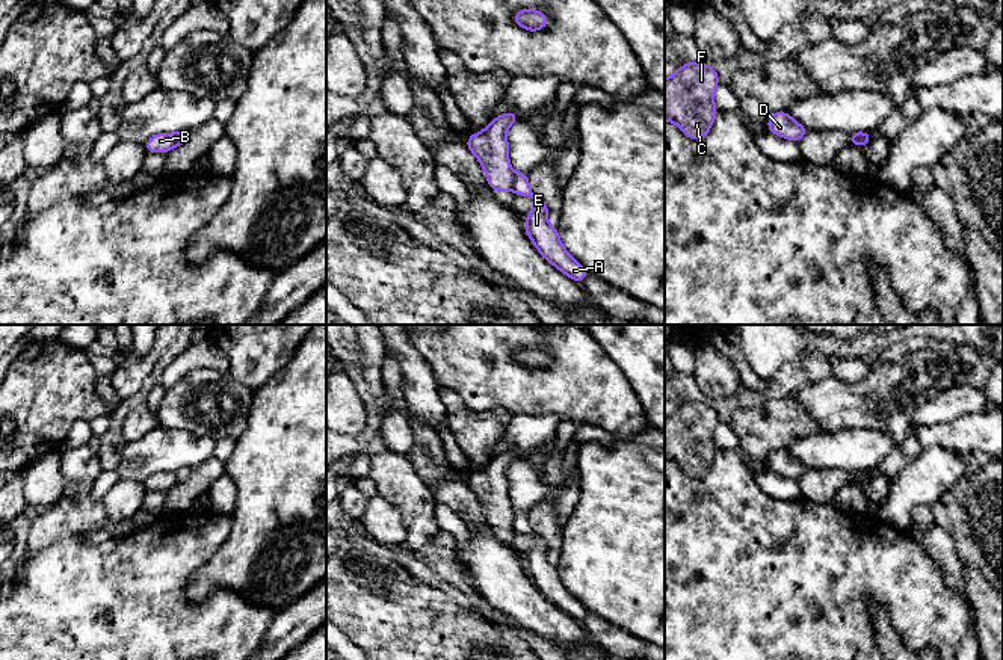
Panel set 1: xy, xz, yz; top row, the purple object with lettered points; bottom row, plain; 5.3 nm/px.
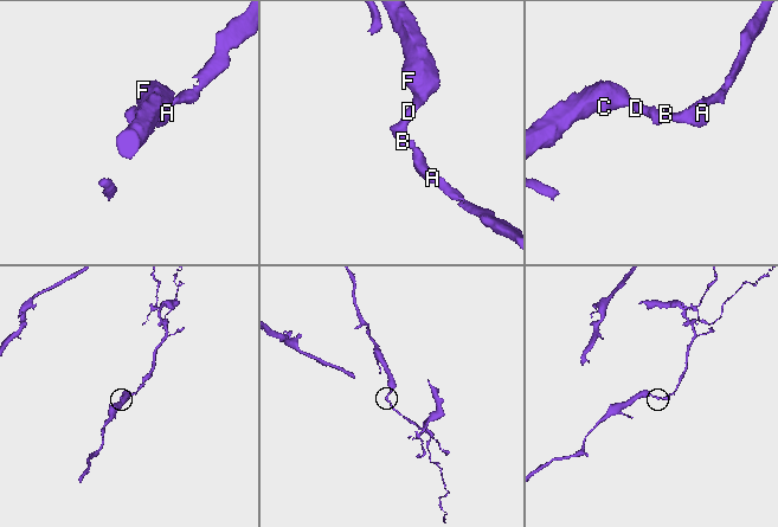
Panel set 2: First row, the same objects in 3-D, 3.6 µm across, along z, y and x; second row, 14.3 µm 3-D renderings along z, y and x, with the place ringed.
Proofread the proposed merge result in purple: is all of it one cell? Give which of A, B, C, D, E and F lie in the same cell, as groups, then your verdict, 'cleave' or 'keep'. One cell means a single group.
A E / B C D F; cleave

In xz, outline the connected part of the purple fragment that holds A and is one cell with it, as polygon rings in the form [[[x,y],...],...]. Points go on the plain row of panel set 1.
[[[514,510],[512,529],[515,533],[530,535],[535,538],[530,553],[523,557],[526,562],[526,571],[533,580],[535,586],[548,601],[551,601],[571,618],[582,622],[586,618],[588,610],[565,589],[559,577],[557,566],[547,560],[550,547],[532,530],[527,510]]]

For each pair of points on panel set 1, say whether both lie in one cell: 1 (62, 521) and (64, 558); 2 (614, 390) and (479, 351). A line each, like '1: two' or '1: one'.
1: two
2: one

